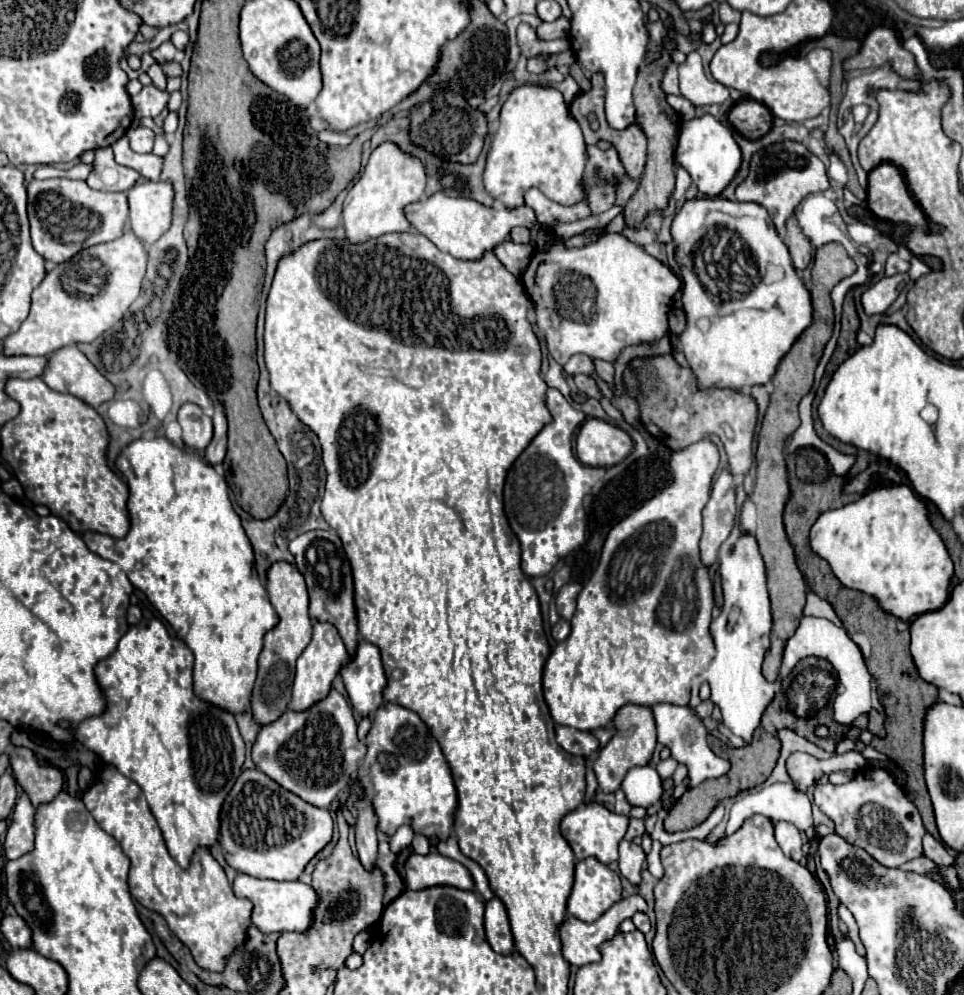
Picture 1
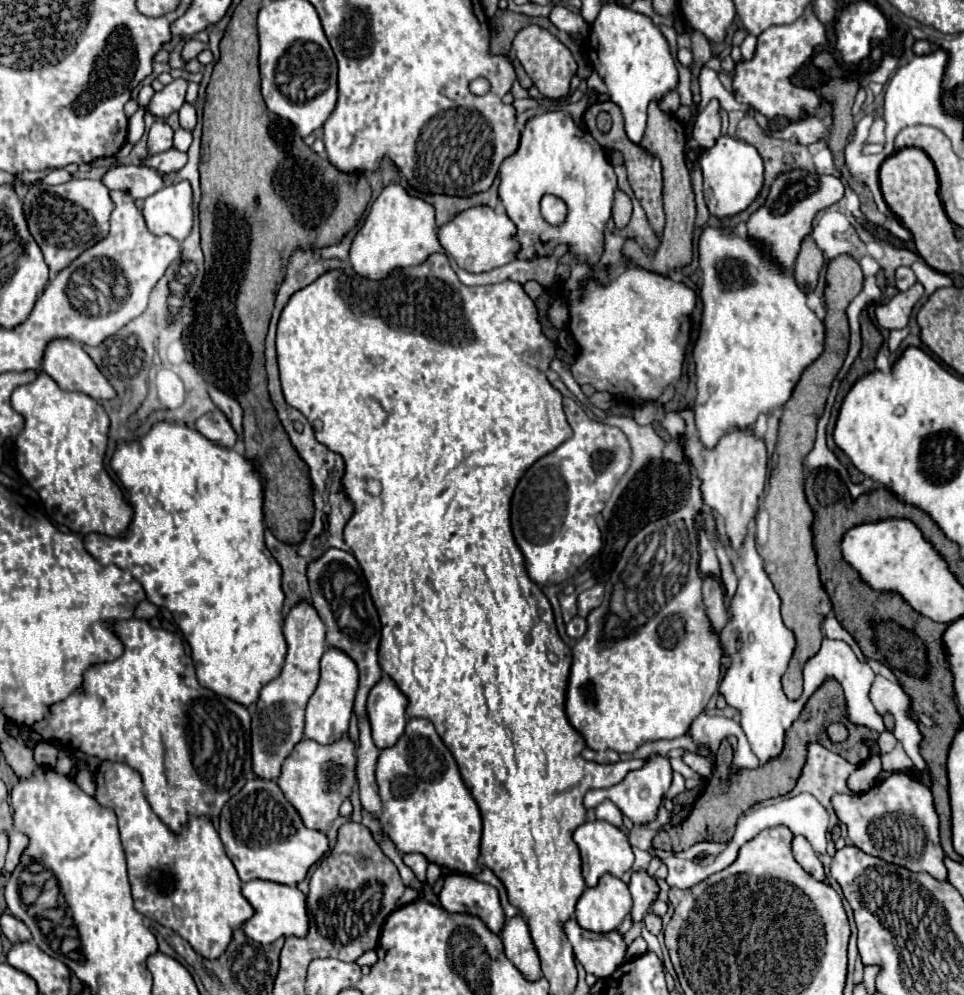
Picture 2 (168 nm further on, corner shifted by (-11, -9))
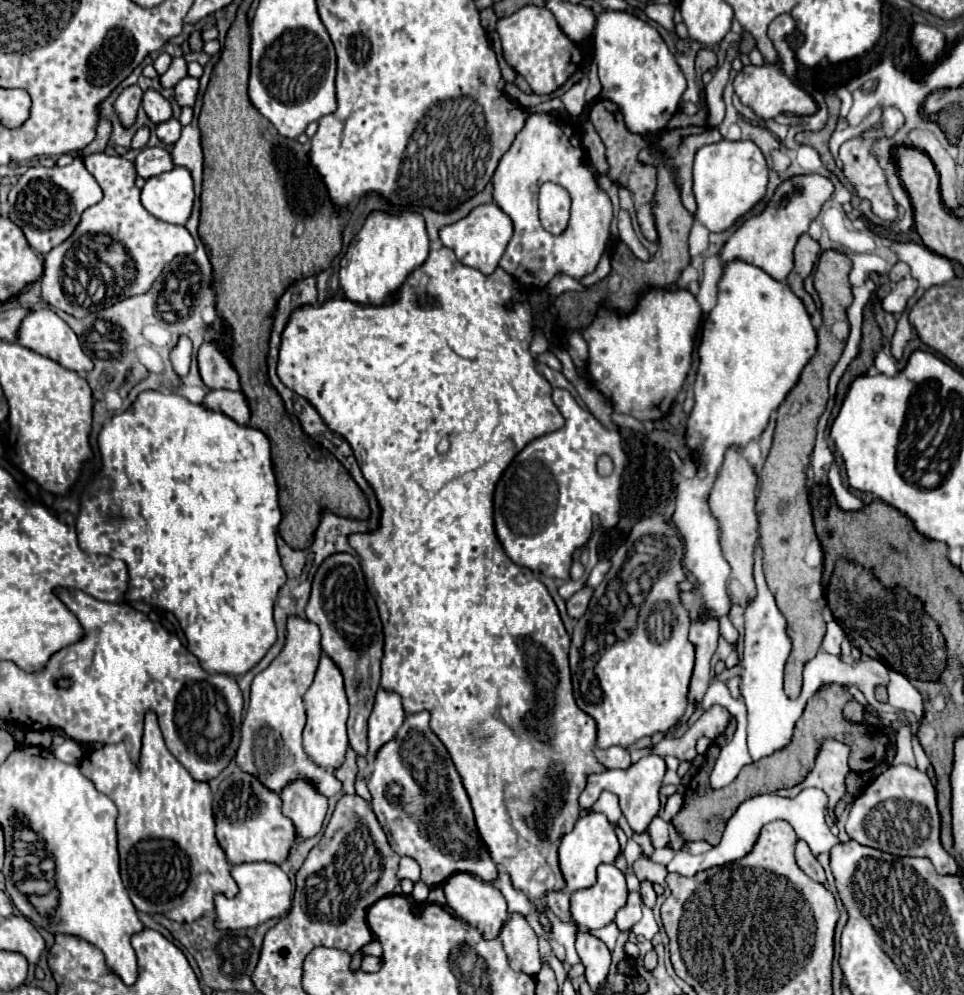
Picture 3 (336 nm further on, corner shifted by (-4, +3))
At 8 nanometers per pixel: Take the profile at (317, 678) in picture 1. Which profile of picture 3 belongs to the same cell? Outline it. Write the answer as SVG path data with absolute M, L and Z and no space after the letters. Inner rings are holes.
M328 656L320 658L320 666L316 670L316 678L308 692L304 694L304 702L308 708L308 724L304 728L304 750L308 758L322 768L338 770L346 760L348 750L348 734L346 734L346 720L348 720L348 700L344 696L344 682L340 670Z

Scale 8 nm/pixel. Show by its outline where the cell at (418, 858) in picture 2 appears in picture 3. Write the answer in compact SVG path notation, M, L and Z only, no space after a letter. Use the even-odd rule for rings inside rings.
M404 856L402 860L400 860L400 868L398 868L398 882L402 882L402 880L412 880L414 884L420 880L420 866L416 864L416 860L412 860L412 858L408 858L408 856Z

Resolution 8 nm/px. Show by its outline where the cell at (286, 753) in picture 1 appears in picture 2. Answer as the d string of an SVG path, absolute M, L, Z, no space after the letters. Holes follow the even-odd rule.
M341 736L335 742L321 746L315 740L303 738L295 744L291 754L285 758L281 766L281 776L277 778L279 788L287 796L287 800L297 808L303 816L303 822L309 828L327 830L331 822L339 816L339 806L347 800L357 786L357 746L349 736Z

